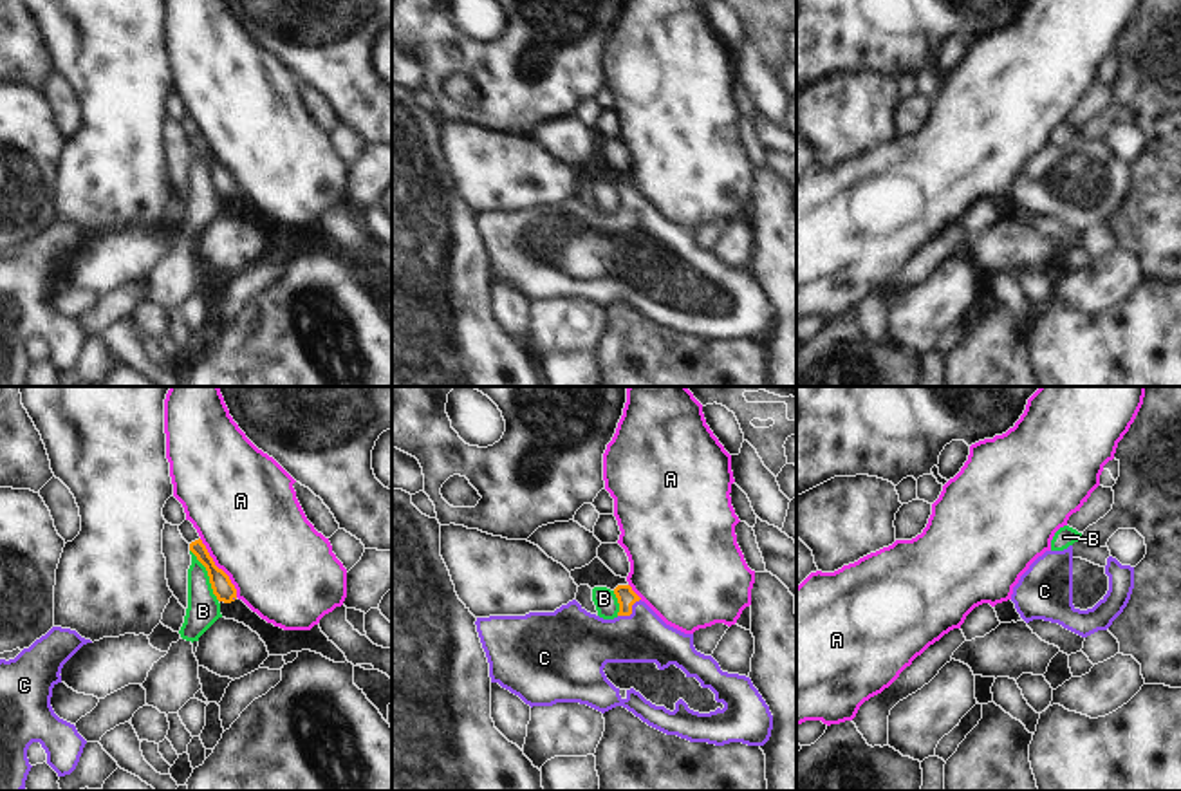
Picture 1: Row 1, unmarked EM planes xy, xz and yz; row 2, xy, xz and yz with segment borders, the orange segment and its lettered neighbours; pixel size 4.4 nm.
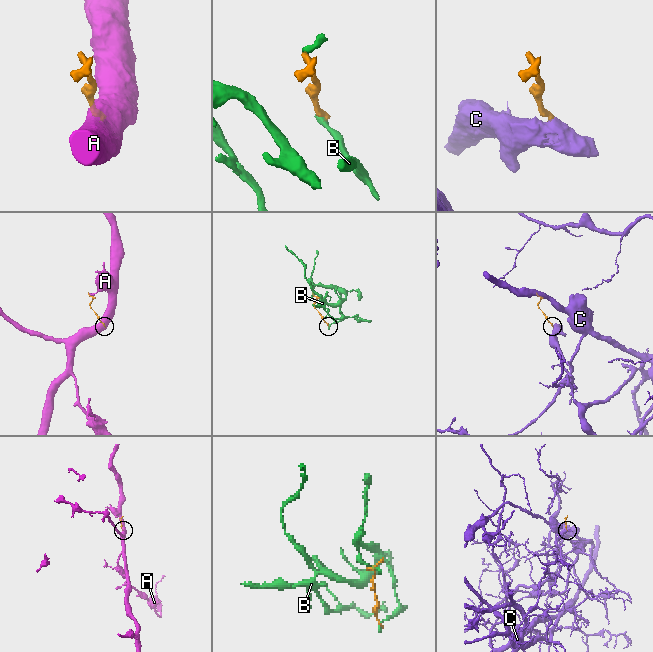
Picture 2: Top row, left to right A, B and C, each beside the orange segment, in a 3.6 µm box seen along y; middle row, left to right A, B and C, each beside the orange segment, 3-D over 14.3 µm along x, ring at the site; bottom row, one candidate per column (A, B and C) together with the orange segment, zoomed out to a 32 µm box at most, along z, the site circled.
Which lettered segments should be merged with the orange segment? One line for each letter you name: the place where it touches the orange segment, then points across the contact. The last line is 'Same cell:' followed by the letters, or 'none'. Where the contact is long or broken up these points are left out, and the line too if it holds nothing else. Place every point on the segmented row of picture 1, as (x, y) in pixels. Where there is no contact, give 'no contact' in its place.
C: meets orange in xz at (631, 613); runs through xz (625, 596), (631, 604), (631, 613), (602, 642), (584, 643)
Same cell: C

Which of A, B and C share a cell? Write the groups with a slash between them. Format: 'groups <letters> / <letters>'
groups A / B / C

